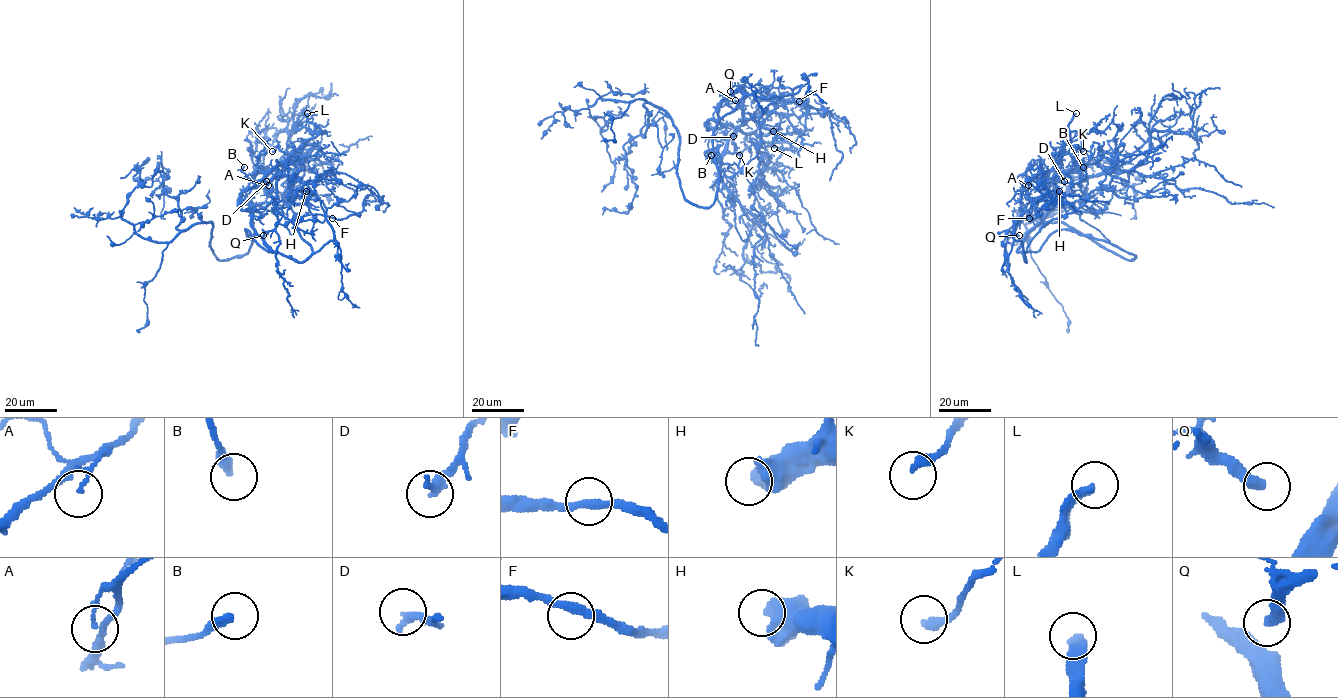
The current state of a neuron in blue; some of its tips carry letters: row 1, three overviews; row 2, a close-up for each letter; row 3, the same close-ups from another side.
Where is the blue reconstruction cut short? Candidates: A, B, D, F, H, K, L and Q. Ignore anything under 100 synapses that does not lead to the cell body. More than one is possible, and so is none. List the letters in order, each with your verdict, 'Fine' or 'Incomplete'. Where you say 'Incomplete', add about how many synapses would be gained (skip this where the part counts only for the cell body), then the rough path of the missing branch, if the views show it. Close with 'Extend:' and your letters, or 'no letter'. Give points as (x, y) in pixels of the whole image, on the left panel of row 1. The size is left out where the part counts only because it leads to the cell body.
A: Fine
B: Fine
D: Fine
F: Fine
H: Fine
K: Fine
L: Incomplete. Course of what is missing: (307, 113), (290, 111), (308, 110)
Q: Fine
Extend: L

